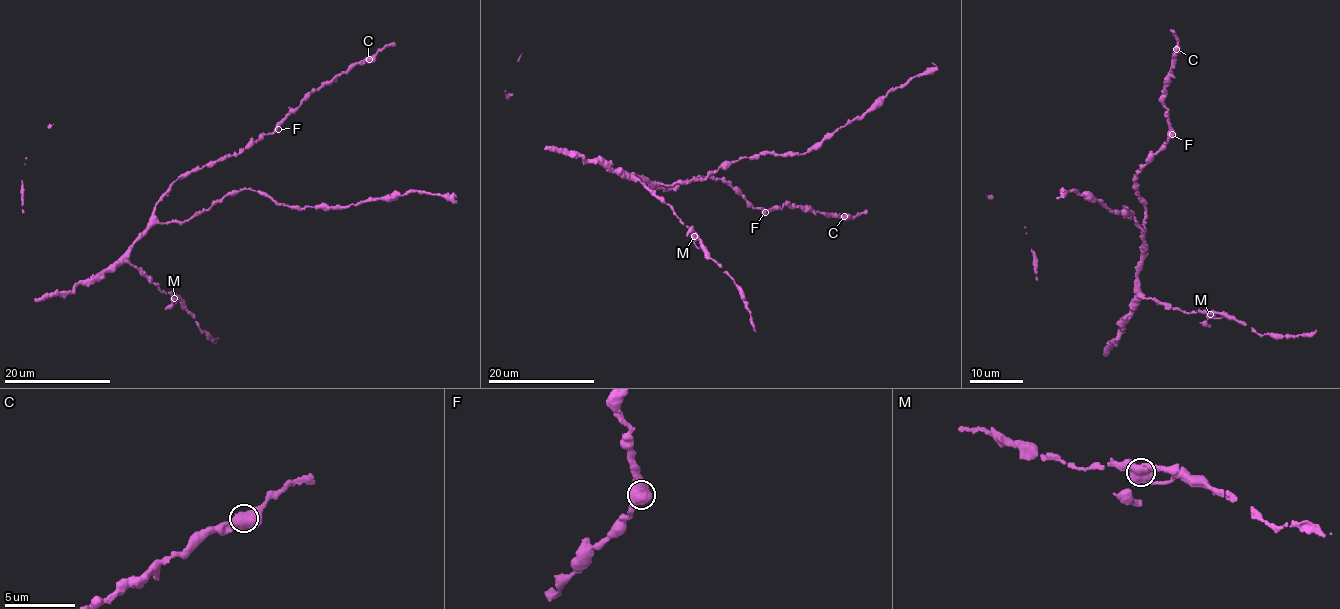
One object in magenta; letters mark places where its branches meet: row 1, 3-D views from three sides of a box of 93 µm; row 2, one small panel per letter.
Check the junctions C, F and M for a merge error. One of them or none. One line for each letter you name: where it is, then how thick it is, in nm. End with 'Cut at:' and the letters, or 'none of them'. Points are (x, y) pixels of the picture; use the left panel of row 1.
M: (174, 298) | 550 nm
Cut at: M

